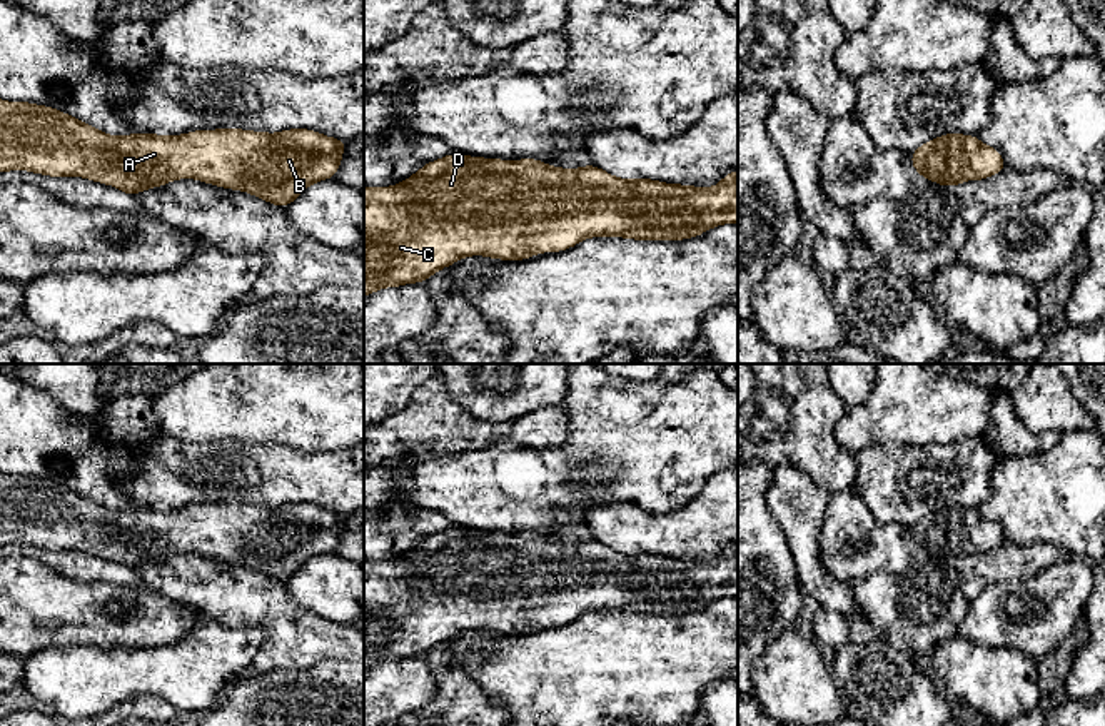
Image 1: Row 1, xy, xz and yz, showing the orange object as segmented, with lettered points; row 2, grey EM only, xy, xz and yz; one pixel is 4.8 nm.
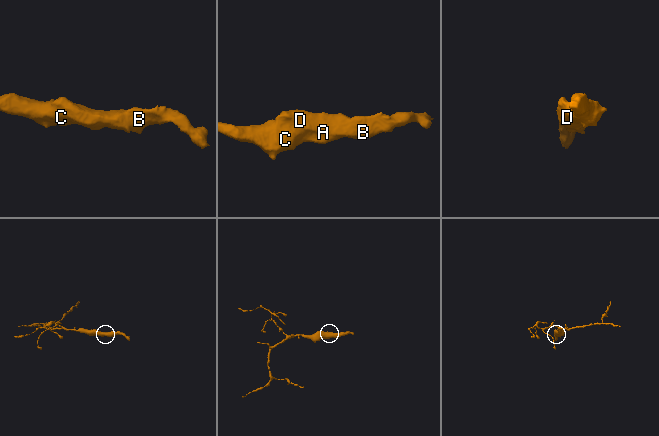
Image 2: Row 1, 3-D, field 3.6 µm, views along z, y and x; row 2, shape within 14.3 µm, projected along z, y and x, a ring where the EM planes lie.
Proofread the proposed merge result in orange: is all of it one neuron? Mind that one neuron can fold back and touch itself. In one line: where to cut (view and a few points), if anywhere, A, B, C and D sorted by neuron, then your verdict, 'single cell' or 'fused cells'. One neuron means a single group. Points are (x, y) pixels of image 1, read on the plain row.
no cut; A B C D; single cell

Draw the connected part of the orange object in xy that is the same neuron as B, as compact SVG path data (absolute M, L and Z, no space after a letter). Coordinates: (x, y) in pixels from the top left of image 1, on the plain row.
M0 472L0 547L28 544L48 551L83 551L124 564L129 571L179 552L195 552L230 564L244 564L277 581L292 577L309 559L334 552L342 524L349 516L309 502L289 502L277 507L242 502L194 504L184 509L130 507L107 509L53 481Z

